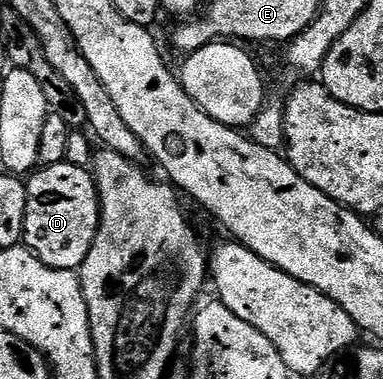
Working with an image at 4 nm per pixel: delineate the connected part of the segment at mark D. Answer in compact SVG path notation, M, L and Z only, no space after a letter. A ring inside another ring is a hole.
M65 162L48 164L39 167L26 180L28 190L28 206L24 214L24 244L34 255L50 268L74 272L81 269L84 258L88 258L88 250L92 250L92 242L98 233L98 223L102 217L102 209L98 206L98 186L87 169L72 166Z

